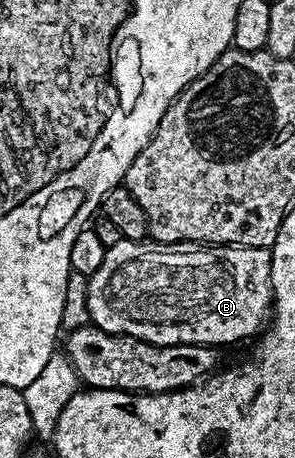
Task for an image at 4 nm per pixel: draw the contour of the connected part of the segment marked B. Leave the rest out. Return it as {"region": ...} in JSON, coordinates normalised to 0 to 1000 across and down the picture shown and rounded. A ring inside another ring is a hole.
{"region":[[[417,517],[397,533],[363,539],[342,585],[295,611],[298,690],[319,710],[373,729],[434,729],[536,755],[654,751],[732,760],[820,738],[861,740],[888,712],[895,718],[925,677],[908,539],[702,533],[685,541],[529,541],[498,535],[495,526],[454,528]]]}

